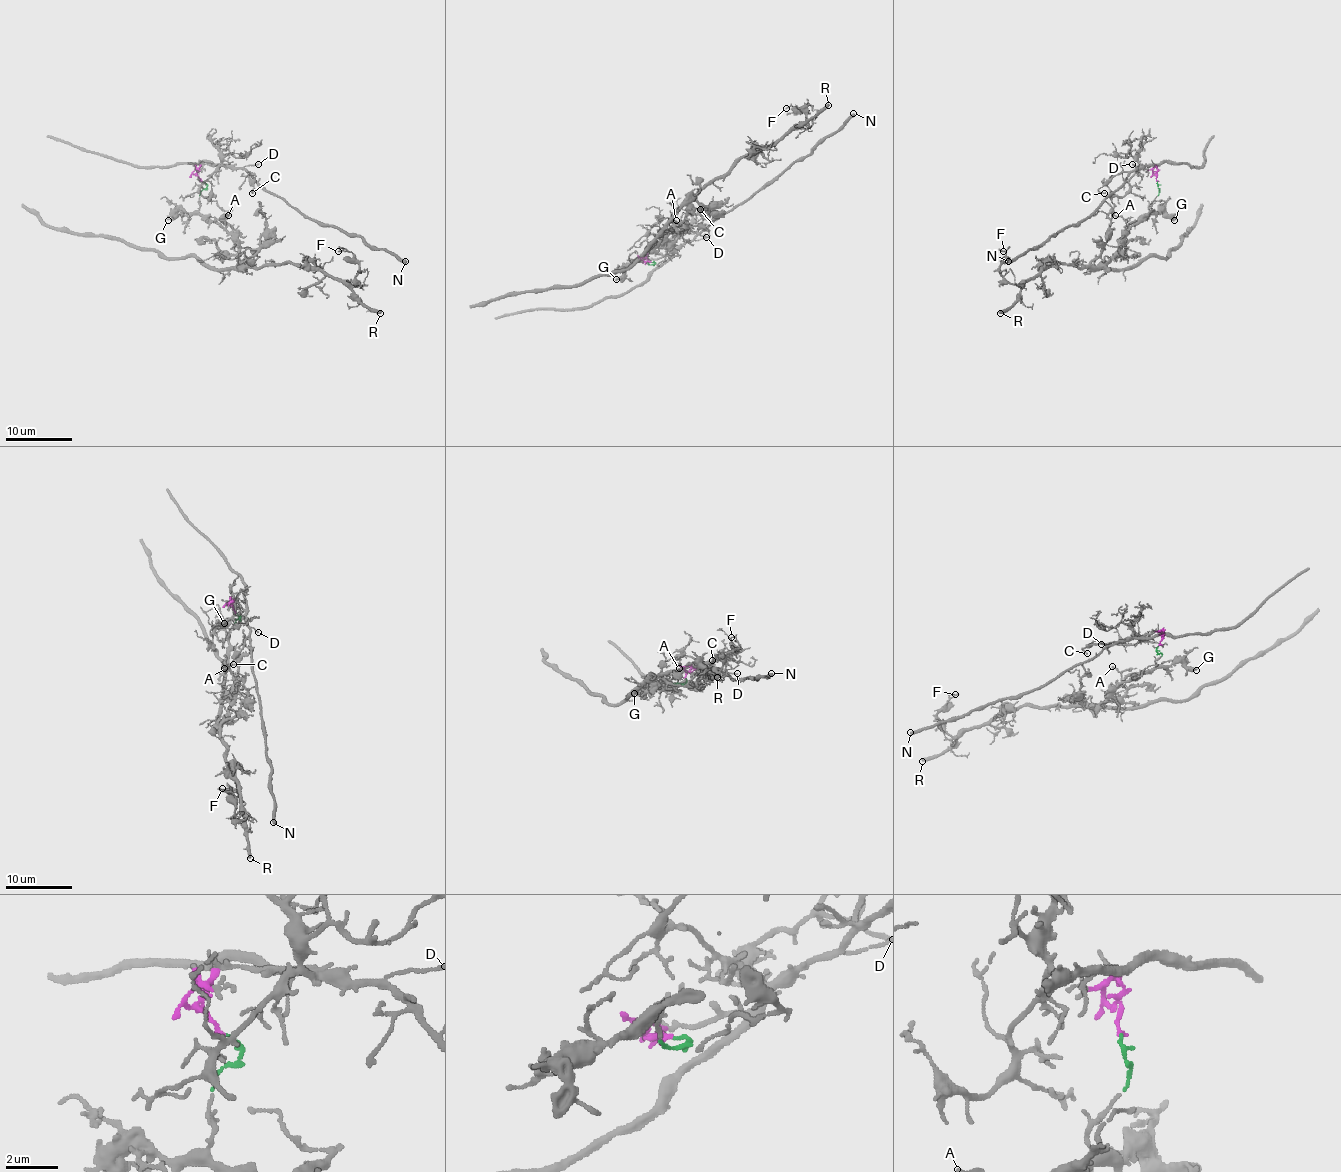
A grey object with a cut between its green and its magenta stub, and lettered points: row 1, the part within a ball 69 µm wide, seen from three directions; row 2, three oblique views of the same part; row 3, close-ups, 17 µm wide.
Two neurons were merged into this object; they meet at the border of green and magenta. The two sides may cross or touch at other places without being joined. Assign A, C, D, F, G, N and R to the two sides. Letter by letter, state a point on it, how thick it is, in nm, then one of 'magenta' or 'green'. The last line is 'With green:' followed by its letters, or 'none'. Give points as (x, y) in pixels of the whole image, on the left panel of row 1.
A: at (228, 215); 130 nm thick; green
C: at (252, 193); 110 nm thick; magenta
D: at (258, 164); 100 nm thick; magenta
F: at (338, 251); 120 nm thick; green
G: at (168, 220); 320 nm thick; green
N: at (405, 261); 380 nm thick; magenta
R: at (380, 313); 400 nm thick; green
With green: A, F, G, R

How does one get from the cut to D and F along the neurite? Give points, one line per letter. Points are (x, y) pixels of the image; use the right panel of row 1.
D: (1156, 182), (1153, 163), (1138, 167), (1131, 163)
F: (1156, 182), (1148, 212), (1096, 267), (1055, 263), (1018, 285), (1003, 277), (1003, 252)

